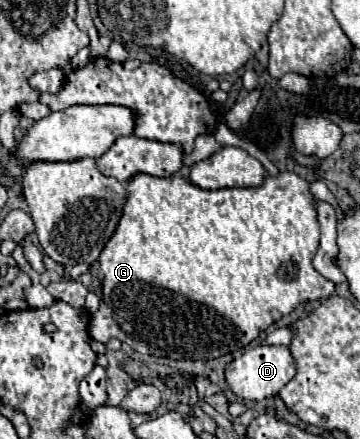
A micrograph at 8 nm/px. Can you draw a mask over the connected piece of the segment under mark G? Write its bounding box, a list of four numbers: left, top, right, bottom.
[89,171,335,359]

